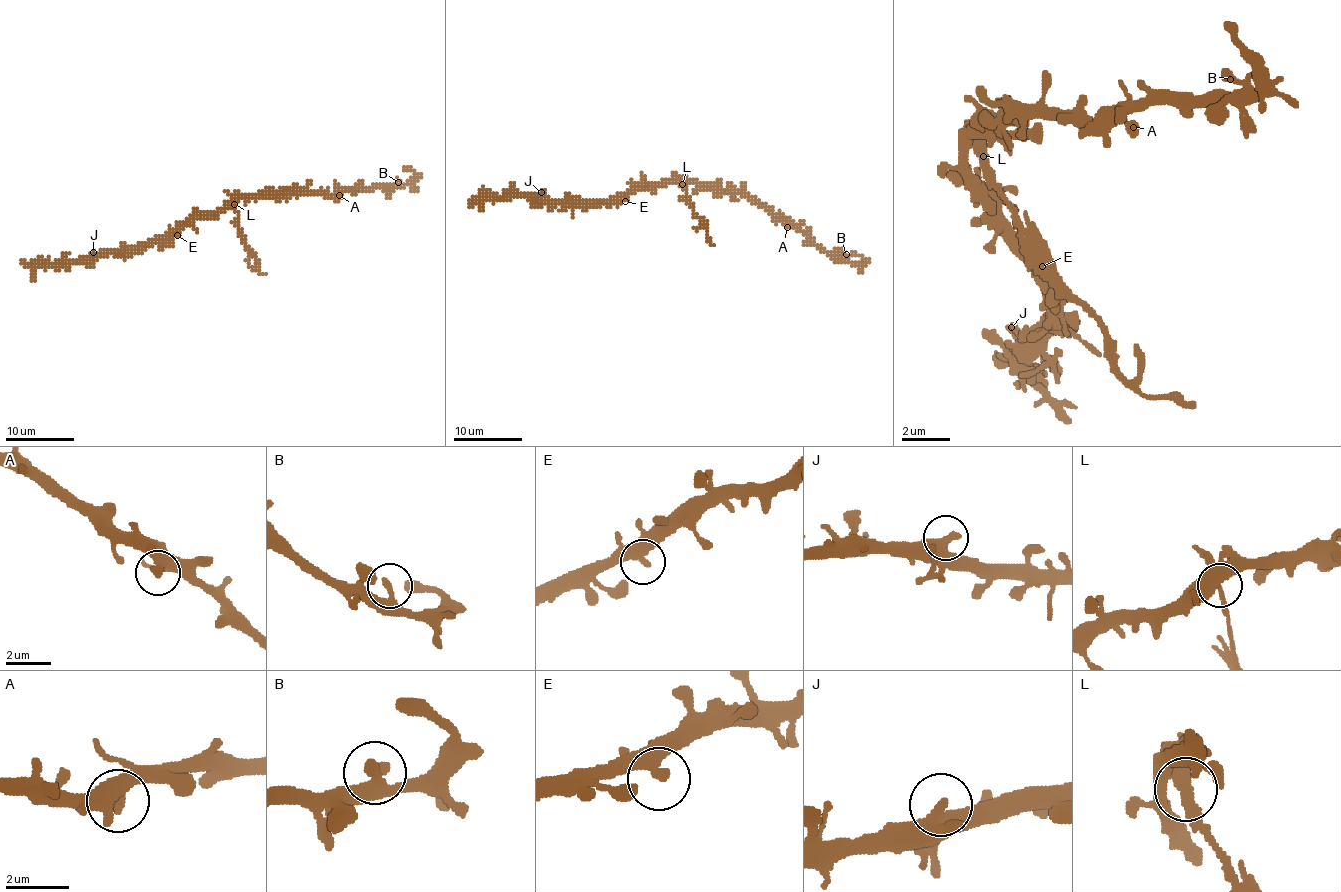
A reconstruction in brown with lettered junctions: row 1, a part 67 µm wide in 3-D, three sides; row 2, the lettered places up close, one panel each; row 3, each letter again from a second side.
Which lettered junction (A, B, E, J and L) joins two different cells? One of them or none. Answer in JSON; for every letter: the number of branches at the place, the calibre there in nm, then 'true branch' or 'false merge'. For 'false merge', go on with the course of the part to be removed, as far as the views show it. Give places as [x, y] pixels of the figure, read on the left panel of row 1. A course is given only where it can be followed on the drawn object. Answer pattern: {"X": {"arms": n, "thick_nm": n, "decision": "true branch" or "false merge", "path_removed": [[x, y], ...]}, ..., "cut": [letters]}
{"A": {"arms": 2, "thick_nm": 400, "decision": "true branch"}, "B": {"arms": 2, "thick_nm": 280, "decision": "true branch"}, "E": {"arms": 2, "thick_nm": 360, "decision": "true branch"}, "J": {"arms": 2, "thick_nm": 240, "decision": "true branch"}, "L": {"arms": 2, "thick_nm": 260, "decision": "false merge", "path_removed": [[234, 204], [244, 245], [256, 261], [256, 269], [265, 275]]}, "cut": ["L"]}

